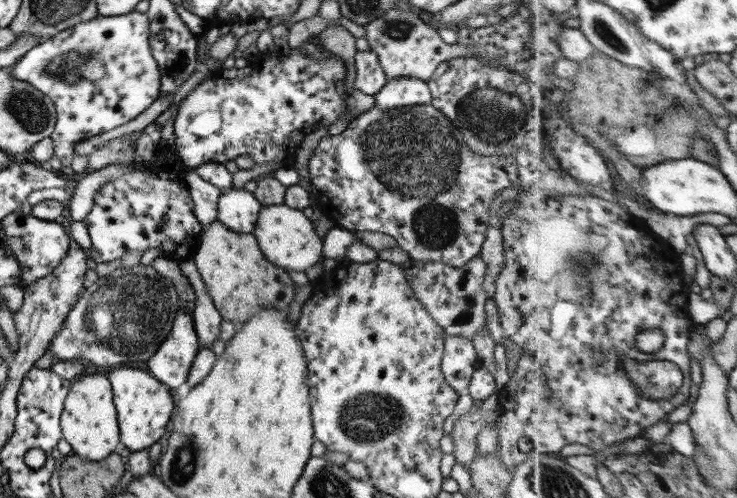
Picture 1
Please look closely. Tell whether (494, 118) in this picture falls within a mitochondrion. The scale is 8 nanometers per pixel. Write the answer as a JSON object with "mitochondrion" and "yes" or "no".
{"mitochondrion":"yes"}

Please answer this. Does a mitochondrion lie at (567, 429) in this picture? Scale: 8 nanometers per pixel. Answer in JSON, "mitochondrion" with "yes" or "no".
{"mitochondrion":"no"}

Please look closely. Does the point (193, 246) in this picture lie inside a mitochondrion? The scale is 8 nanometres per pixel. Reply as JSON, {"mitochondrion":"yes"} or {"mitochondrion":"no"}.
{"mitochondrion":"no"}

